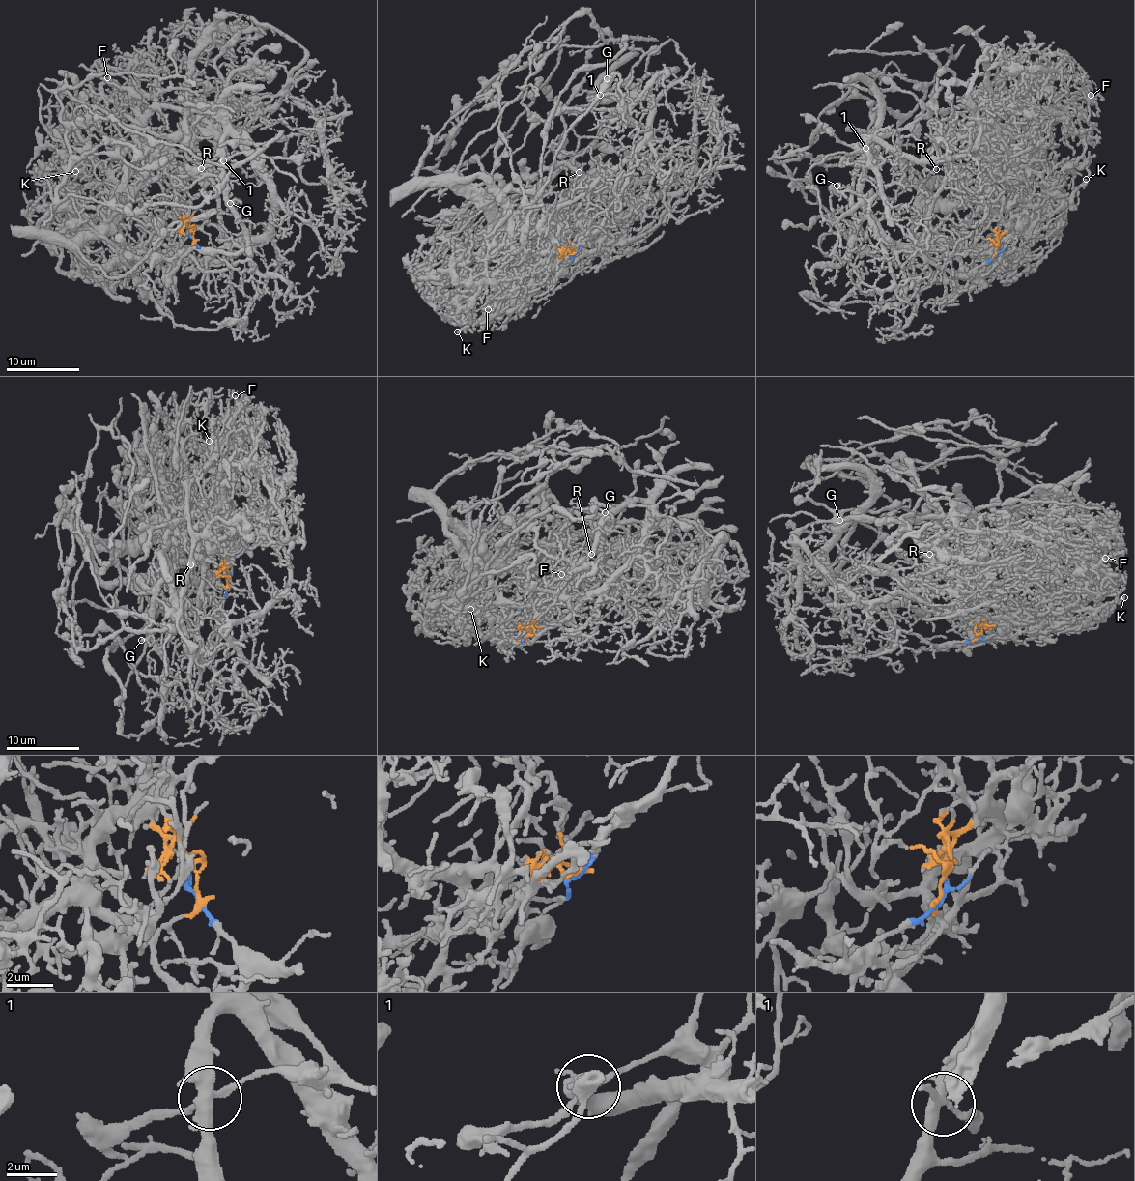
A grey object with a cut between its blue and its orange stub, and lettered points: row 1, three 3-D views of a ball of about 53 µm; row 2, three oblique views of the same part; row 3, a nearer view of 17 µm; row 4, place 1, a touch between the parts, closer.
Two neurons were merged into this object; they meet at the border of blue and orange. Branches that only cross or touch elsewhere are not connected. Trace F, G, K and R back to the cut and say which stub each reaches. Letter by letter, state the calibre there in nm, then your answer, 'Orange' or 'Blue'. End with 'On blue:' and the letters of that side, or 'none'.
F: Thickness 200 nm. Orange
G: Thickness 200 nm. Blue
K: Thickness 130 nm. Orange
R: Thickness 110 nm. Blue
On blue: G, R

